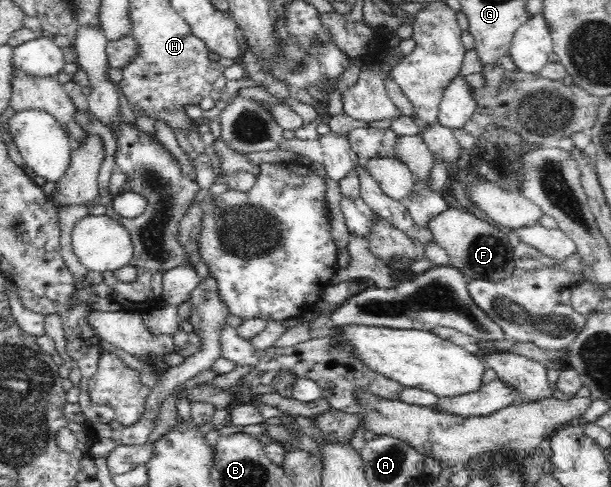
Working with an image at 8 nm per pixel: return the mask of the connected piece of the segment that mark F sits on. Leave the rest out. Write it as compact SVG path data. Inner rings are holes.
M448 207L443 213L435 215L427 227L432 231L434 241L443 248L449 257L450 266L461 270L469 281L484 279L497 283L515 271L514 247L509 243L507 234L491 222L481 221L475 214L460 208Z

